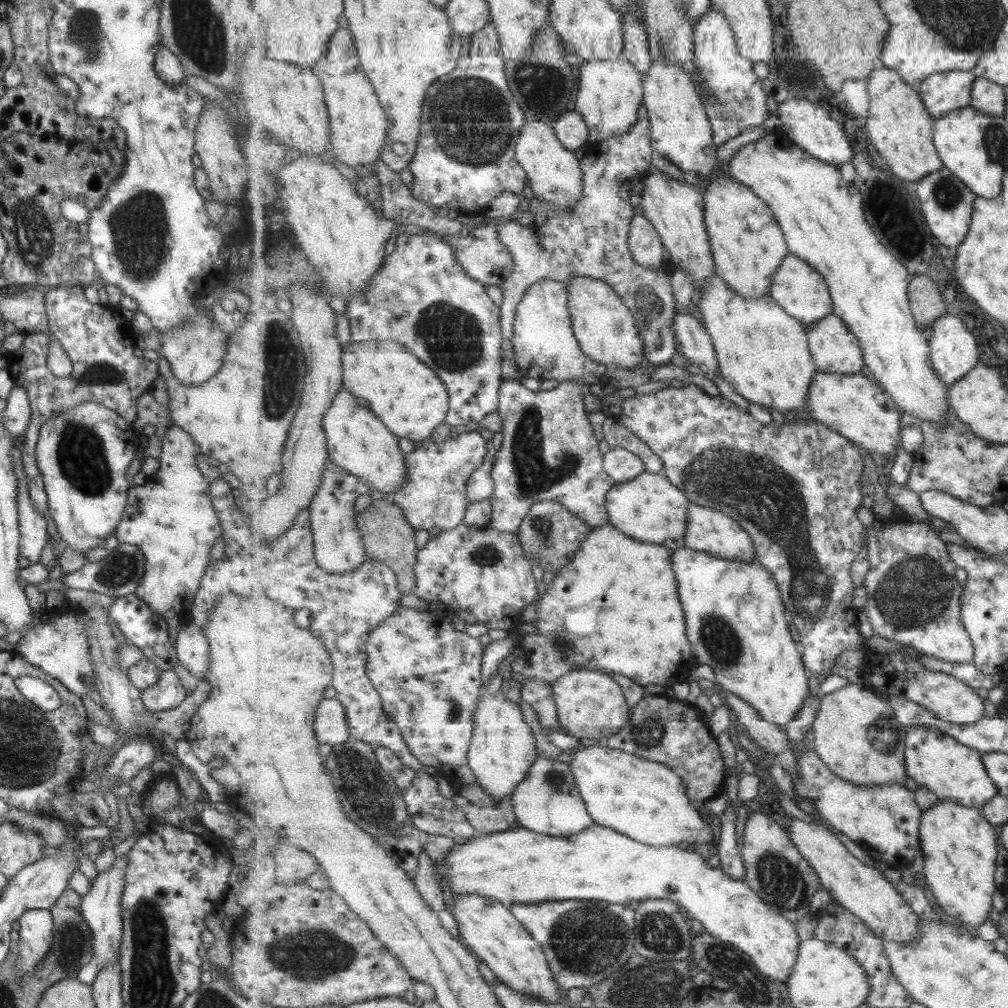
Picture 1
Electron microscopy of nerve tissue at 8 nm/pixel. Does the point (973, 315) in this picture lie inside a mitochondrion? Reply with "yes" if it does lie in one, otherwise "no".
no

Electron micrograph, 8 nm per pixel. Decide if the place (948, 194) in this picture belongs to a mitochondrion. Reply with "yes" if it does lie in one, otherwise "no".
yes

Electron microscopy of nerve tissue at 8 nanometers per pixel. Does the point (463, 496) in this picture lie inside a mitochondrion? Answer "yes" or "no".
no

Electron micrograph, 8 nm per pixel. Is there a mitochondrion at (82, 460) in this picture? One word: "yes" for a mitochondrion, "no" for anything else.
yes

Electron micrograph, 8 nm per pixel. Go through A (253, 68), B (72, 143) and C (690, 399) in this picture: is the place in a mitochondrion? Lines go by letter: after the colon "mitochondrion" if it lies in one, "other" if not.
A: other
B: other
C: other

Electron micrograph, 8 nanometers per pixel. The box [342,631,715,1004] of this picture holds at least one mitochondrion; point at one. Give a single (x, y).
(584, 941)

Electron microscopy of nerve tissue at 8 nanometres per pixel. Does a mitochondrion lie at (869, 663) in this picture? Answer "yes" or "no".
no

